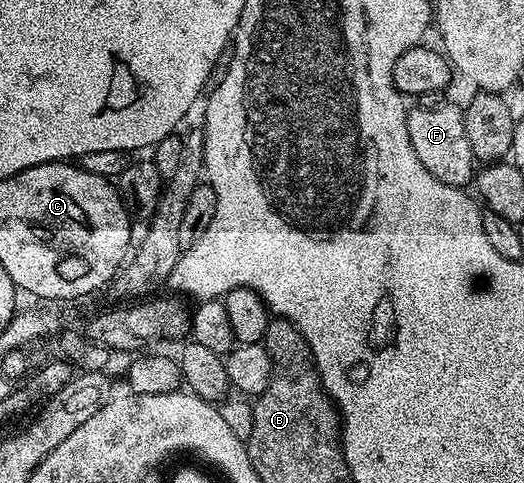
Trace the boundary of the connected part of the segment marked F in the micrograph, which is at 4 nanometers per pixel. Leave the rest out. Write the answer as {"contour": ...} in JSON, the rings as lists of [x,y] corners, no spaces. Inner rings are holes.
{"contour":[[[432,105],[429,109],[412,109],[408,115],[410,131],[410,147],[414,147],[414,155],[422,159],[422,167],[434,175],[434,179],[442,179],[442,183],[464,187],[473,180],[474,158],[470,151],[470,139],[466,139],[466,123],[464,110],[456,105]]]}

